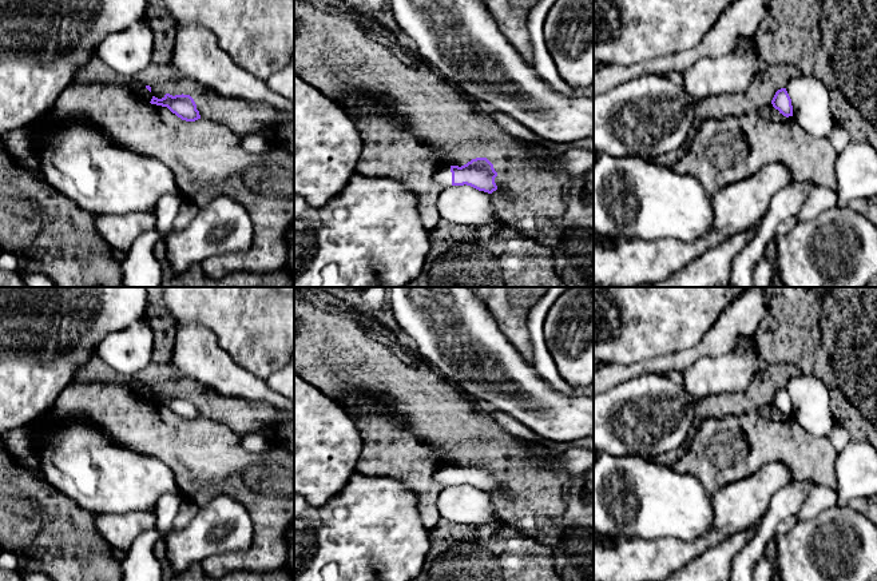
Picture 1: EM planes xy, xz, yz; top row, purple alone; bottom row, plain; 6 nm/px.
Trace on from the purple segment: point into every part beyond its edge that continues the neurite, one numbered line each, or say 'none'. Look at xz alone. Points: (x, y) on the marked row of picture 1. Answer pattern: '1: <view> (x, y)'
1: xz (444, 178)

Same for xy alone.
1: xy (145, 94)

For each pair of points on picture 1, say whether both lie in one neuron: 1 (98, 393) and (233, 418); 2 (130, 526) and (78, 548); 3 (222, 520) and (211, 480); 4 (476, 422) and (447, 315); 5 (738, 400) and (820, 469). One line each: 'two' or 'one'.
1: two
2: two
3: two
4: two
5: two

